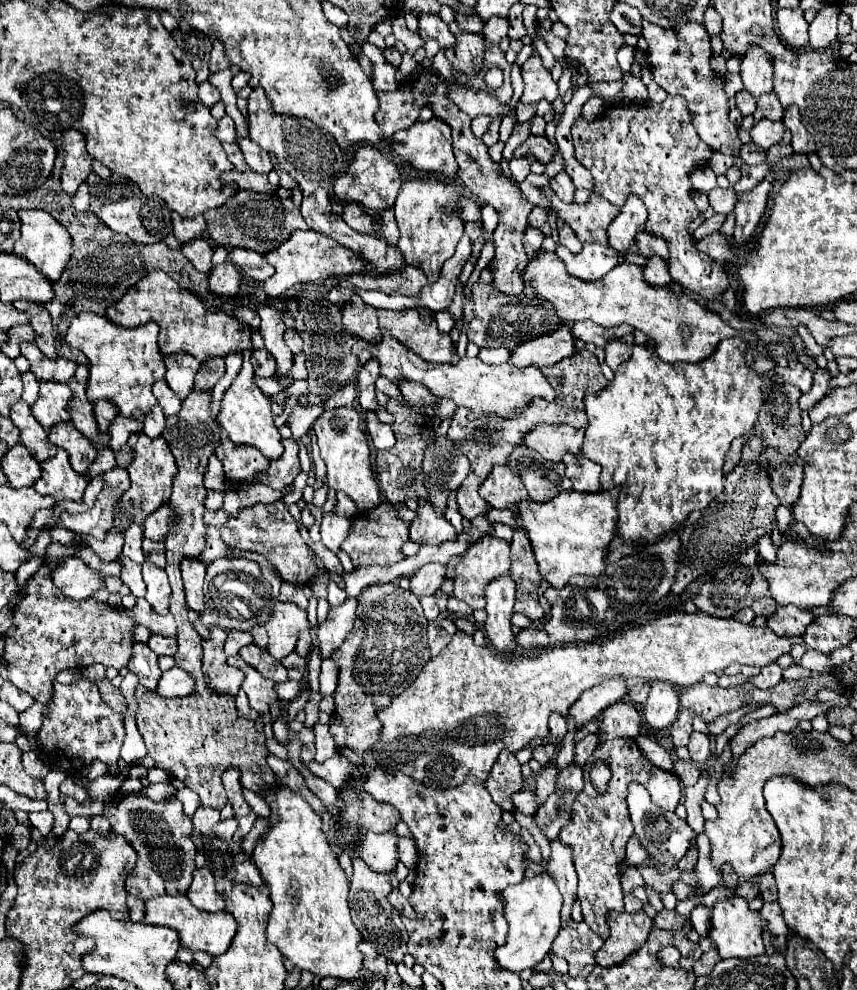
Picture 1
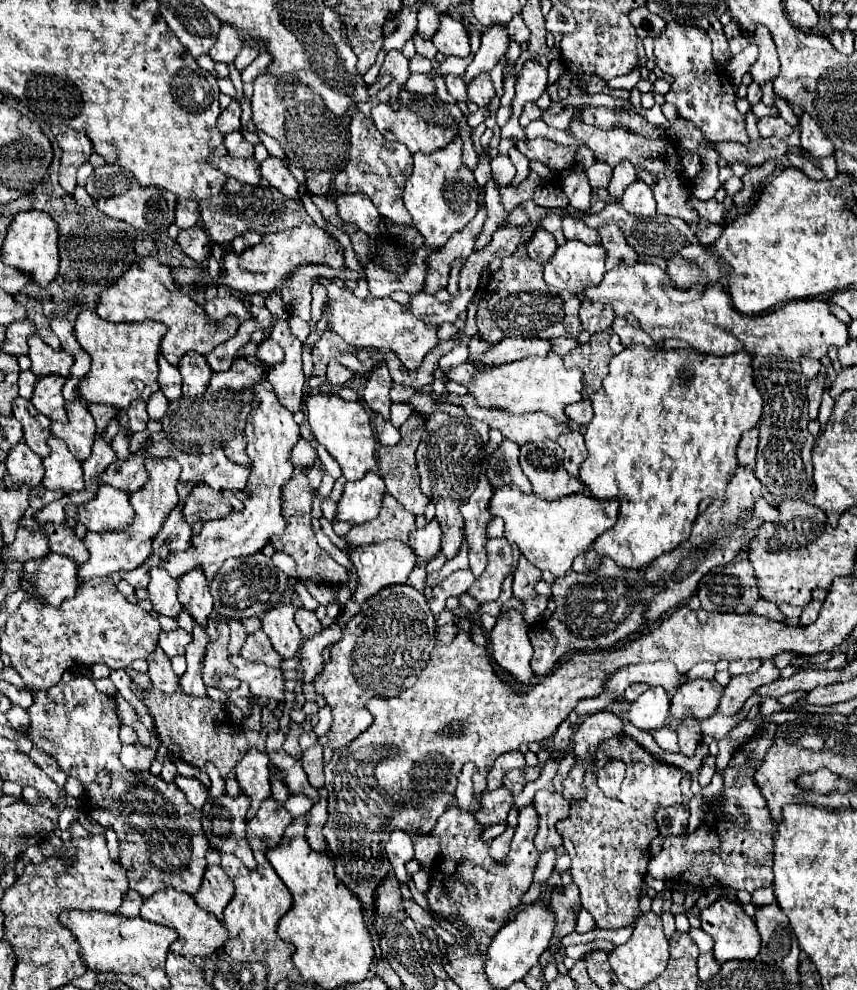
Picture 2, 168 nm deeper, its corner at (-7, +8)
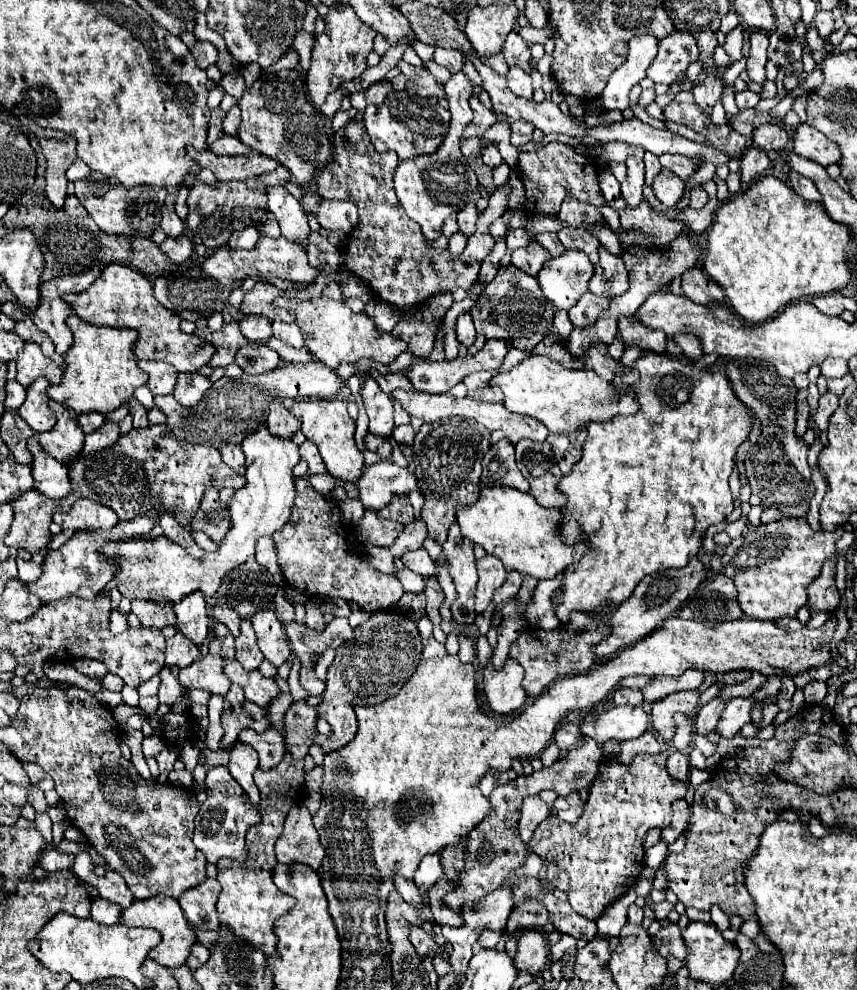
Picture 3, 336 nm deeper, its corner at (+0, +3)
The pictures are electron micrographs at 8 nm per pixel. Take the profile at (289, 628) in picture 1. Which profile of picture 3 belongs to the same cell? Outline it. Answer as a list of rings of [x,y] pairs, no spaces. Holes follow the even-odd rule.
[[[258,610],[250,620],[260,652],[272,666],[278,668],[292,654],[290,642],[286,642],[286,634],[282,634],[282,622],[272,610]]]

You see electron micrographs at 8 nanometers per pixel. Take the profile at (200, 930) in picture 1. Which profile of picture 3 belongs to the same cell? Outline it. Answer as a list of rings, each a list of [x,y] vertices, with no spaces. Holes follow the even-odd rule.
[[[158,894],[154,898],[148,898],[148,900],[136,900],[130,908],[122,910],[120,924],[124,924],[124,926],[144,926],[144,928],[158,930],[162,934],[162,942],[156,948],[150,950],[150,958],[156,960],[156,962],[160,962],[166,968],[176,968],[176,966],[184,964],[186,958],[188,958],[188,954],[190,954],[192,942],[196,942],[194,932],[188,928],[184,912],[178,906],[178,902],[174,898],[162,896],[162,894]]]

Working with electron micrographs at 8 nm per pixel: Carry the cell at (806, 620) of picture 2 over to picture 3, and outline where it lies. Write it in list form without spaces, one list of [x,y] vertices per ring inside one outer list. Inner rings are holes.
[[[828,558],[818,578],[814,578],[814,582],[808,586],[808,600],[810,600],[812,612],[814,610],[824,610],[824,612],[836,610],[840,596],[834,586],[834,576],[836,576],[836,558]]]

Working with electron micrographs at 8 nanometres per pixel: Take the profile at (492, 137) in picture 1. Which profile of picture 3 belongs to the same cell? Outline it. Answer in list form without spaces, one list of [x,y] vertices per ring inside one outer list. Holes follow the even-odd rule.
[[[490,144],[490,146],[484,150],[482,158],[484,158],[484,164],[486,164],[488,168],[492,168],[492,170],[502,164],[502,156],[500,156],[500,152],[498,152],[498,148],[496,148],[494,144]]]

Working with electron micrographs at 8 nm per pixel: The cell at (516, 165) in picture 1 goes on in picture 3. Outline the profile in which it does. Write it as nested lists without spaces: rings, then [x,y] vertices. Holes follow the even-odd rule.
[[[350,122],[346,128],[338,130],[332,136],[332,144],[332,162],[328,162],[318,172],[316,192],[326,200],[350,200],[358,206],[358,224],[354,226],[346,240],[346,246],[342,248],[344,258],[340,262],[340,270],[346,276],[342,282],[346,284],[350,276],[360,278],[380,300],[390,302],[398,308],[418,306],[440,292],[454,292],[456,288],[470,290],[478,280],[480,262],[494,246],[490,224],[506,210],[508,186],[498,188],[490,196],[490,204],[480,214],[476,232],[468,236],[464,252],[460,256],[452,256],[448,250],[430,248],[426,238],[422,236],[420,226],[402,210],[392,188],[394,170],[400,162],[396,154],[378,154],[374,146],[370,146],[366,128],[358,122]]]

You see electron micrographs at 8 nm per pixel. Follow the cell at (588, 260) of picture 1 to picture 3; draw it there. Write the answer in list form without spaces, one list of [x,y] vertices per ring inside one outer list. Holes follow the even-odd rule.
[[[570,250],[552,258],[538,272],[538,284],[556,310],[570,310],[588,290],[592,270],[594,266],[586,254]]]

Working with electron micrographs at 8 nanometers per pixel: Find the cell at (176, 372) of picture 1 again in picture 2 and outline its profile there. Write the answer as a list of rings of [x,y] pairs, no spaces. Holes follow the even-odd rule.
[[[189,351],[179,361],[177,367],[183,375],[183,395],[199,397],[201,393],[205,393],[205,389],[209,385],[209,379],[211,379],[211,369],[207,365],[205,355]]]

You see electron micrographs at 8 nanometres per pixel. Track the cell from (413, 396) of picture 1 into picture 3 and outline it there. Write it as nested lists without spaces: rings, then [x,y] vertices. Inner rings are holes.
[[[374,372],[374,380],[376,380],[378,386],[382,388],[382,392],[386,392],[386,394],[392,394],[392,392],[398,390],[398,388],[412,390],[412,384],[410,384],[410,380],[404,376],[404,372],[390,372],[390,374],[378,374],[378,372]]]

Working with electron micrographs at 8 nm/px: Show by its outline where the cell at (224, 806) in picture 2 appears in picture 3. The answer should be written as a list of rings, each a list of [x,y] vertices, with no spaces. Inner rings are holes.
[[[226,766],[212,768],[204,778],[206,802],[200,806],[200,812],[194,820],[194,846],[204,852],[208,862],[218,862],[220,858],[242,860],[246,856],[244,836],[252,824],[260,820],[258,806],[250,804],[250,798],[240,788],[240,784],[230,776]]]

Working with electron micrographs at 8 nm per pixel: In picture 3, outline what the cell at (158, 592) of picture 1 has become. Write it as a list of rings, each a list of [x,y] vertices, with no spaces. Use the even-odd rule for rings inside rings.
[[[132,600],[132,612],[138,616],[140,624],[146,628],[162,630],[164,626],[174,626],[174,612],[170,604],[158,606],[154,602]]]

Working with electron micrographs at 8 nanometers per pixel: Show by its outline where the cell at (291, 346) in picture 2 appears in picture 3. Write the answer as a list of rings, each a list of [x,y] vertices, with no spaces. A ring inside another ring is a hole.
[[[274,400],[270,404],[270,414],[268,414],[266,426],[268,426],[270,434],[274,434],[276,438],[292,438],[294,432],[300,428],[298,420],[290,414],[290,410],[284,408],[282,400]]]

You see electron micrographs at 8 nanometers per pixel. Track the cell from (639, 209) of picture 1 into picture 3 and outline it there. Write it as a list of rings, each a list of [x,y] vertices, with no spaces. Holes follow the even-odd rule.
[[[626,158],[626,178],[622,182],[622,198],[628,202],[628,208],[634,208],[642,202],[644,186],[644,162],[640,158]]]

